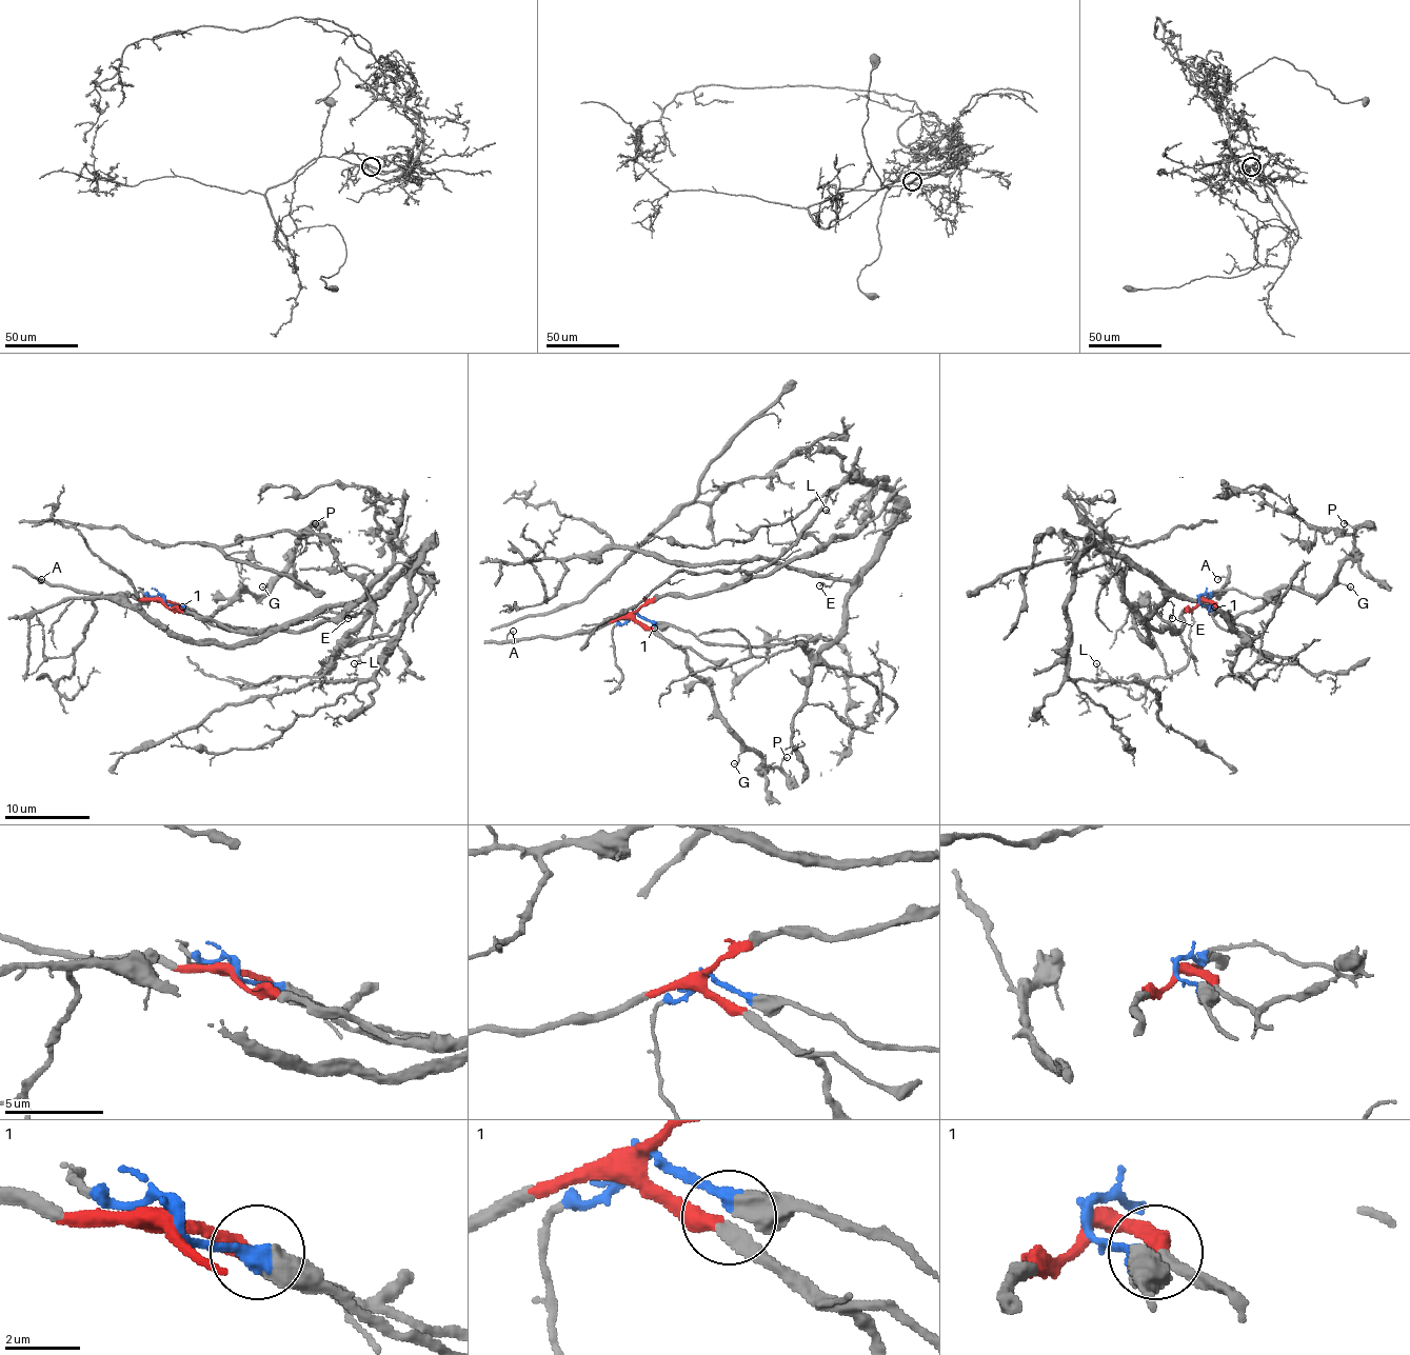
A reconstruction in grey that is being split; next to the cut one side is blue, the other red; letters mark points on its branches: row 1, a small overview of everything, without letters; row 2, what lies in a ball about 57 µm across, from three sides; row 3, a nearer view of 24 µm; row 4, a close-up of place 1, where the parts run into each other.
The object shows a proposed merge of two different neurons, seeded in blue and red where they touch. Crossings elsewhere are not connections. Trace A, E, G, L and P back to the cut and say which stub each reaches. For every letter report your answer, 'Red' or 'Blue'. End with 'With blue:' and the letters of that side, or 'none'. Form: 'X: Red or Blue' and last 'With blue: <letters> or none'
A: Red
E: Blue
G: Red
L: Blue
P: Red
With blue: E, L

